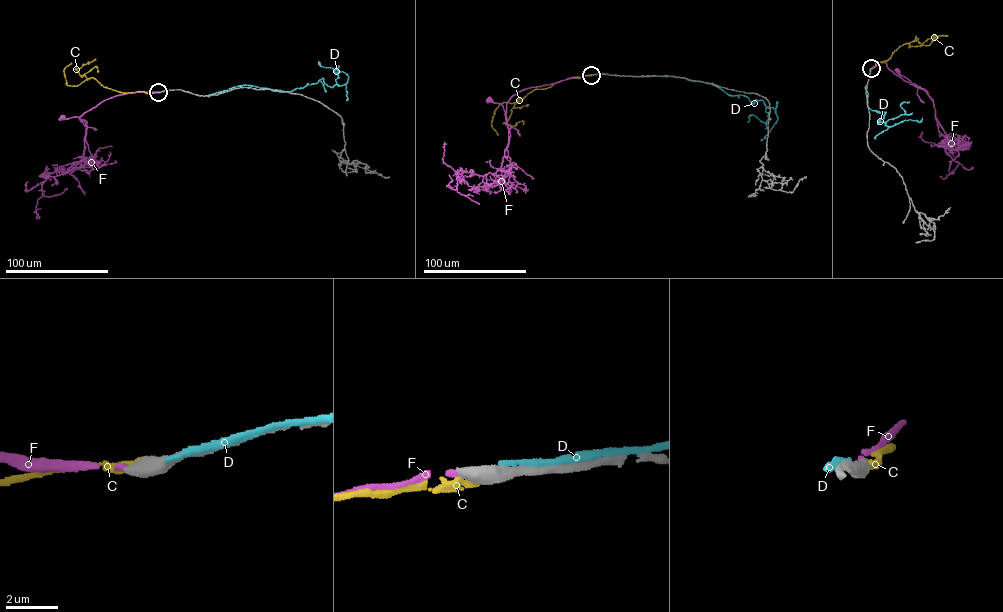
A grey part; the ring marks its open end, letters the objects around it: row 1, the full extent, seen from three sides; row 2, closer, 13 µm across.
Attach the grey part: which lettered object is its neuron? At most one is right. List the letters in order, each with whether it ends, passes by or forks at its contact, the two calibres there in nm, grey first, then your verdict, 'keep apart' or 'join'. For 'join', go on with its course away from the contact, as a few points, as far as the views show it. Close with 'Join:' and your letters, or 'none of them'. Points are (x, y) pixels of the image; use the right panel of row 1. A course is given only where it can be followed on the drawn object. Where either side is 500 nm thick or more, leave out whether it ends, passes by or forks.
C: calibres 600 and 280 nm; keep apart
D: it ends; calibres 300 and 300 nm; keep apart
F: it ends; calibres 480 and 160 nm; join; course (871, 68), (877, 62), (884, 62), (893, 72), (921, 88), (897, 70)
Join: F

